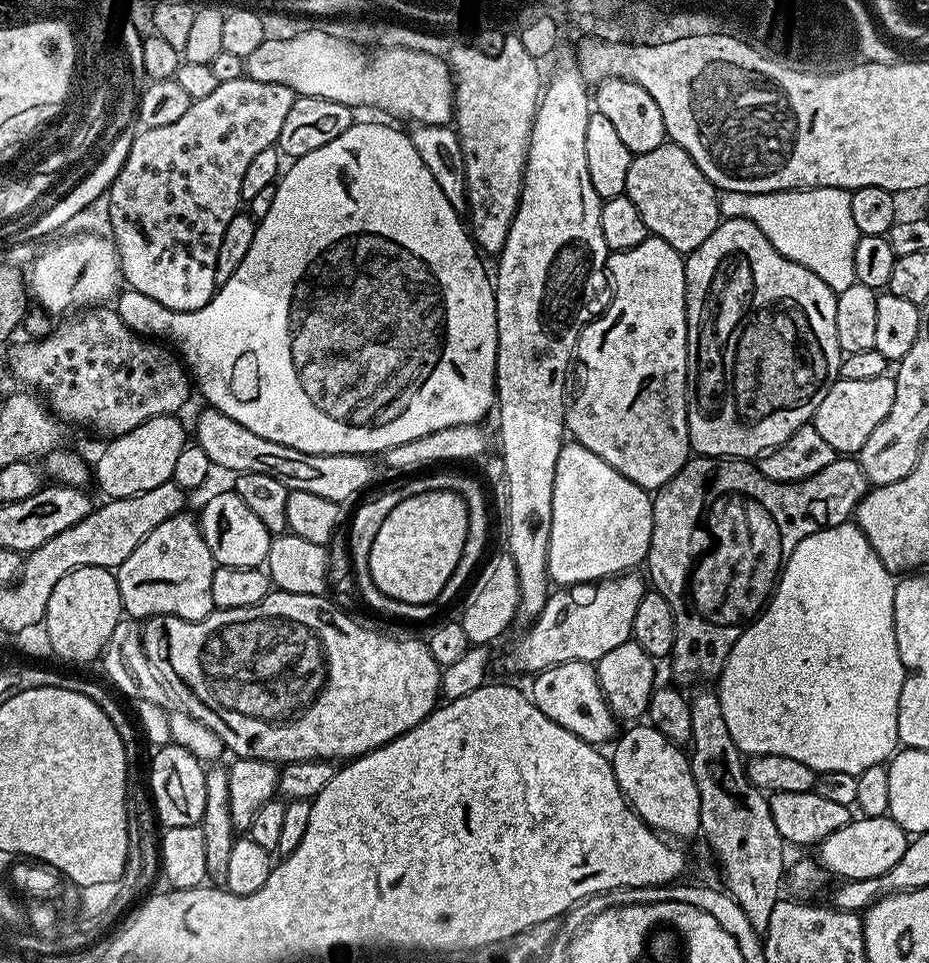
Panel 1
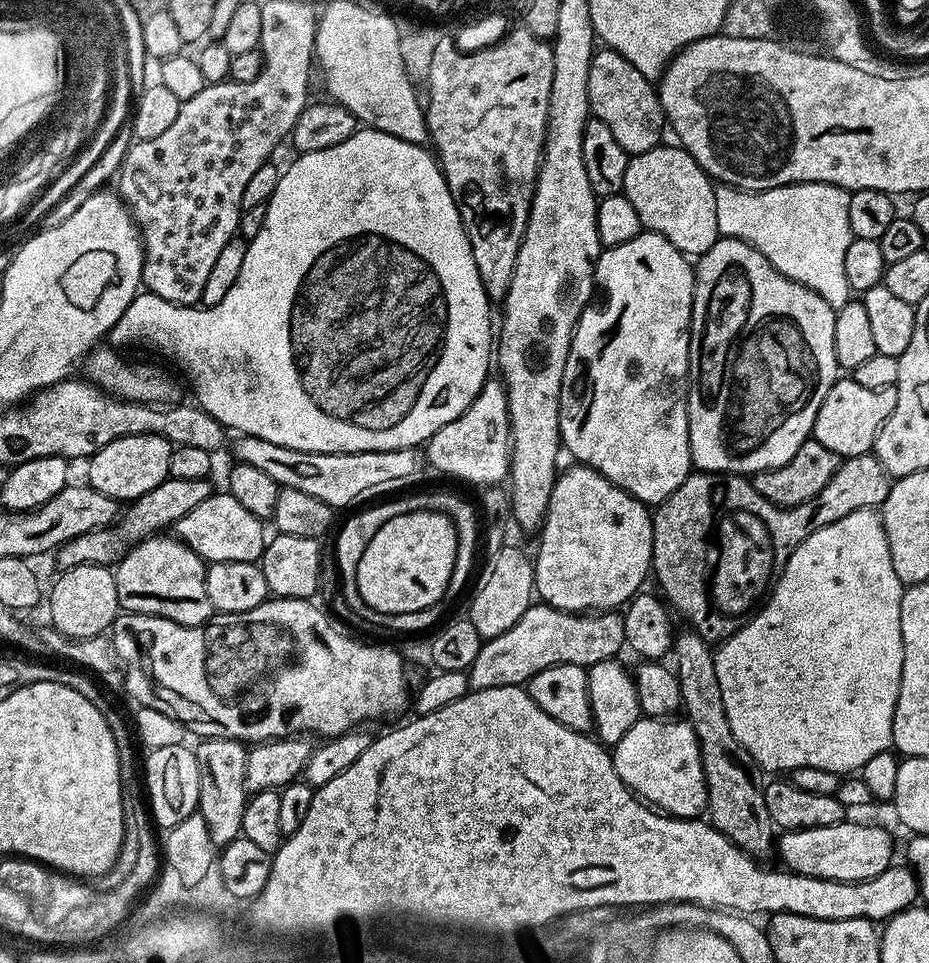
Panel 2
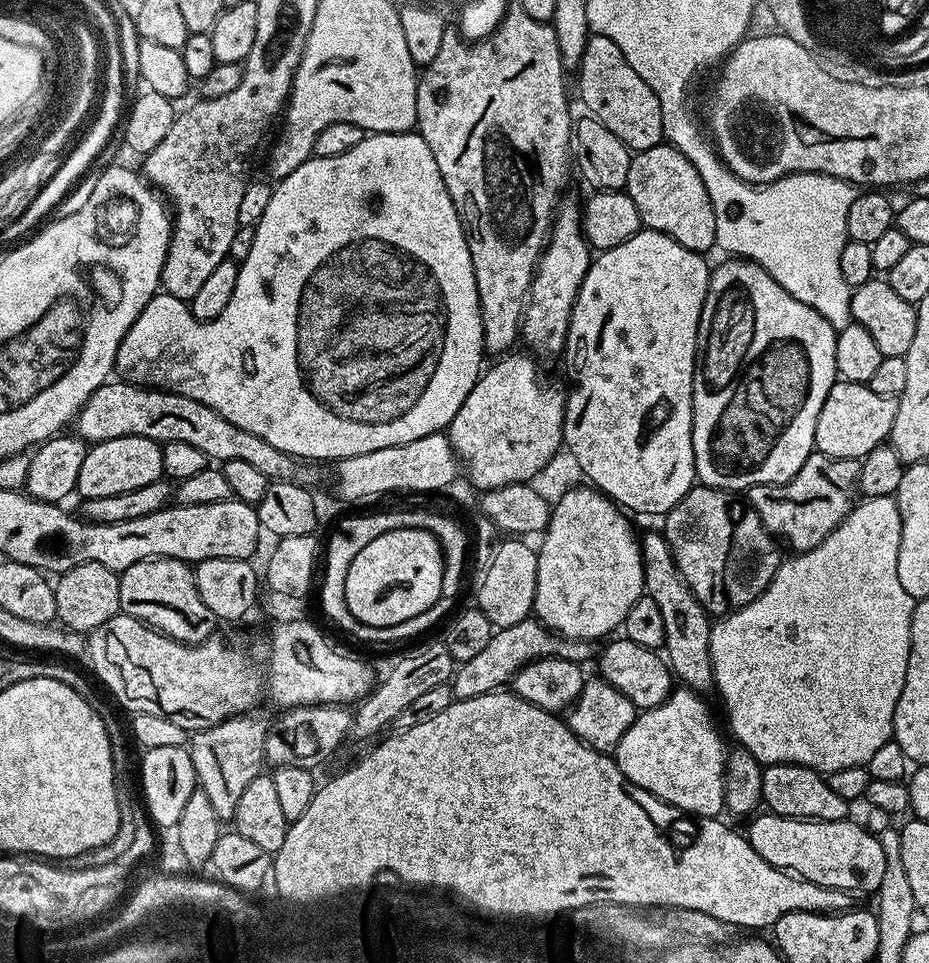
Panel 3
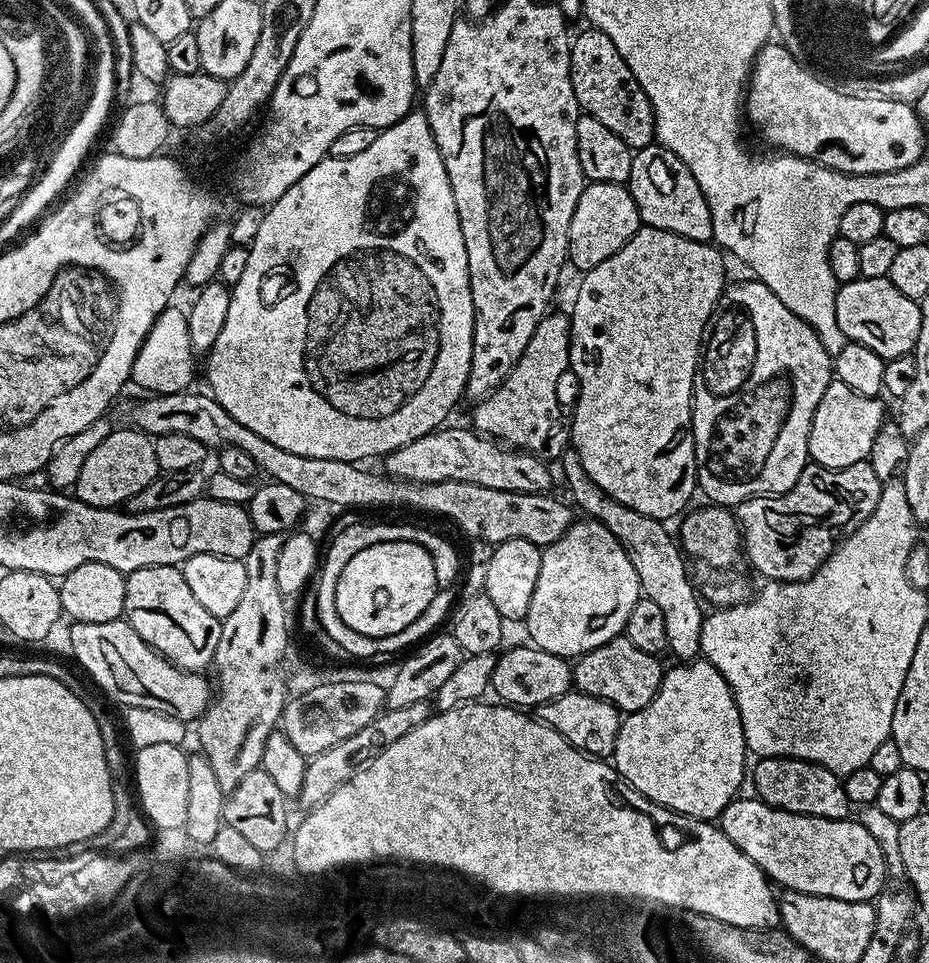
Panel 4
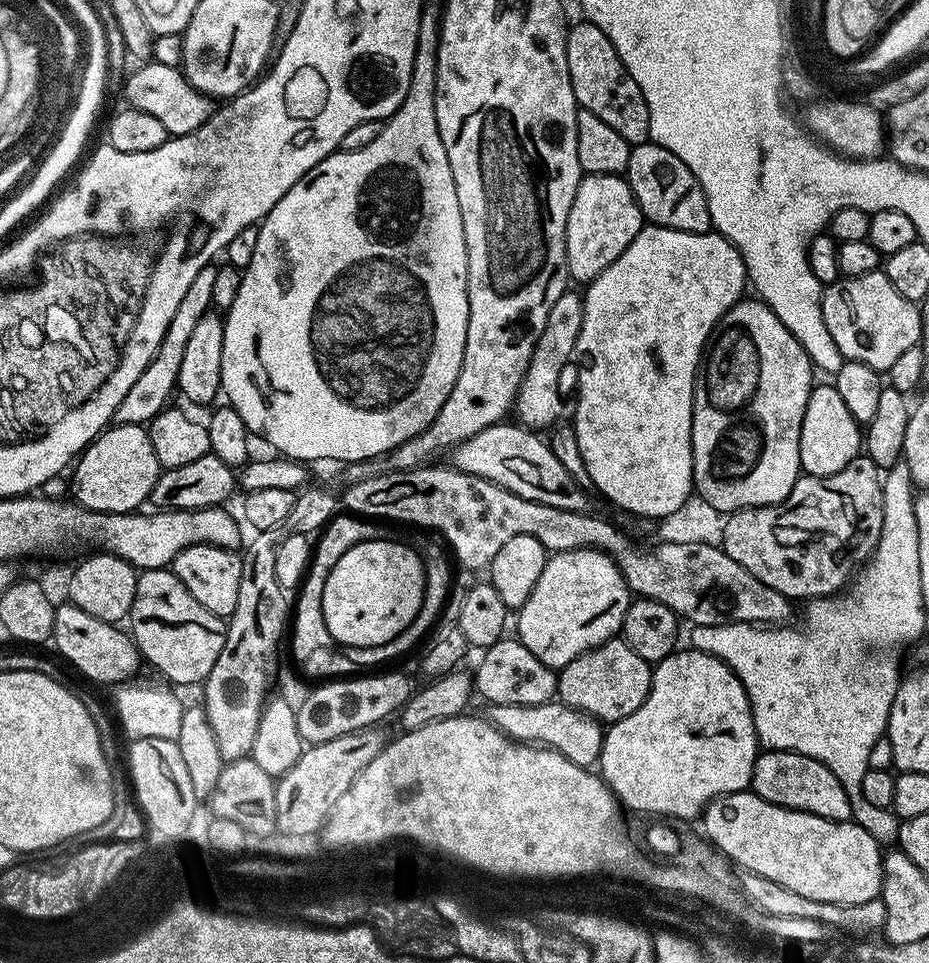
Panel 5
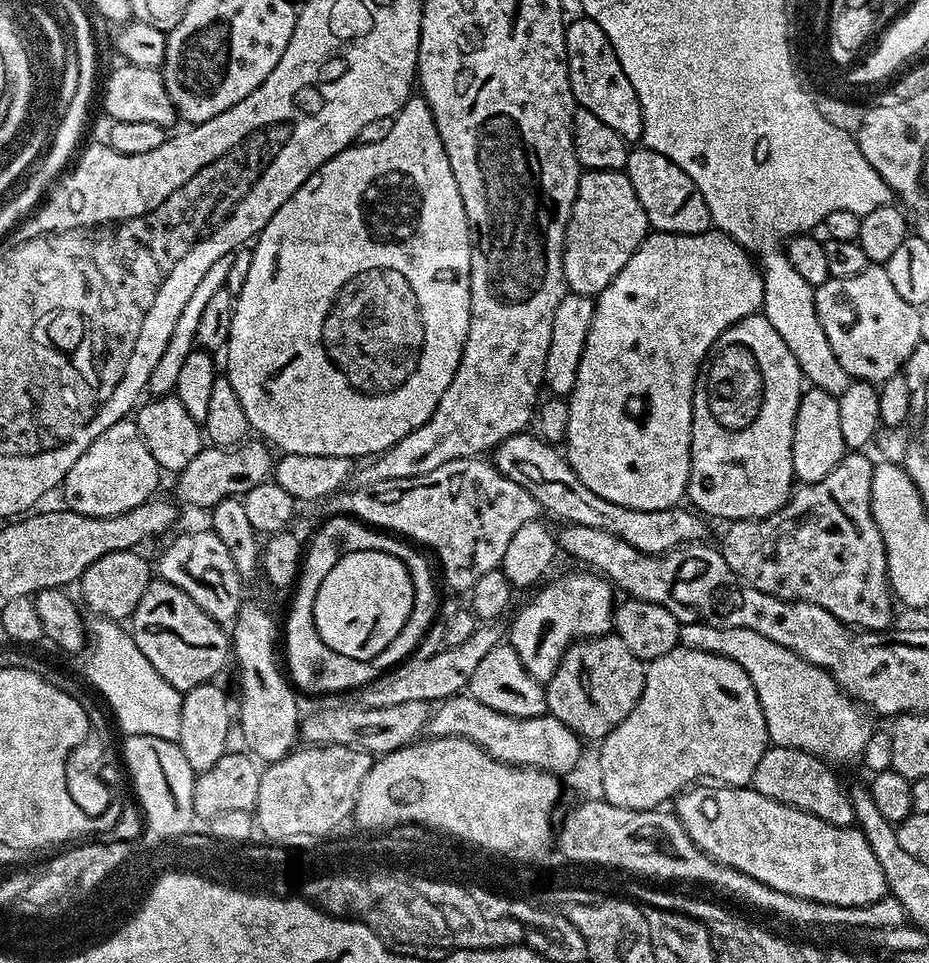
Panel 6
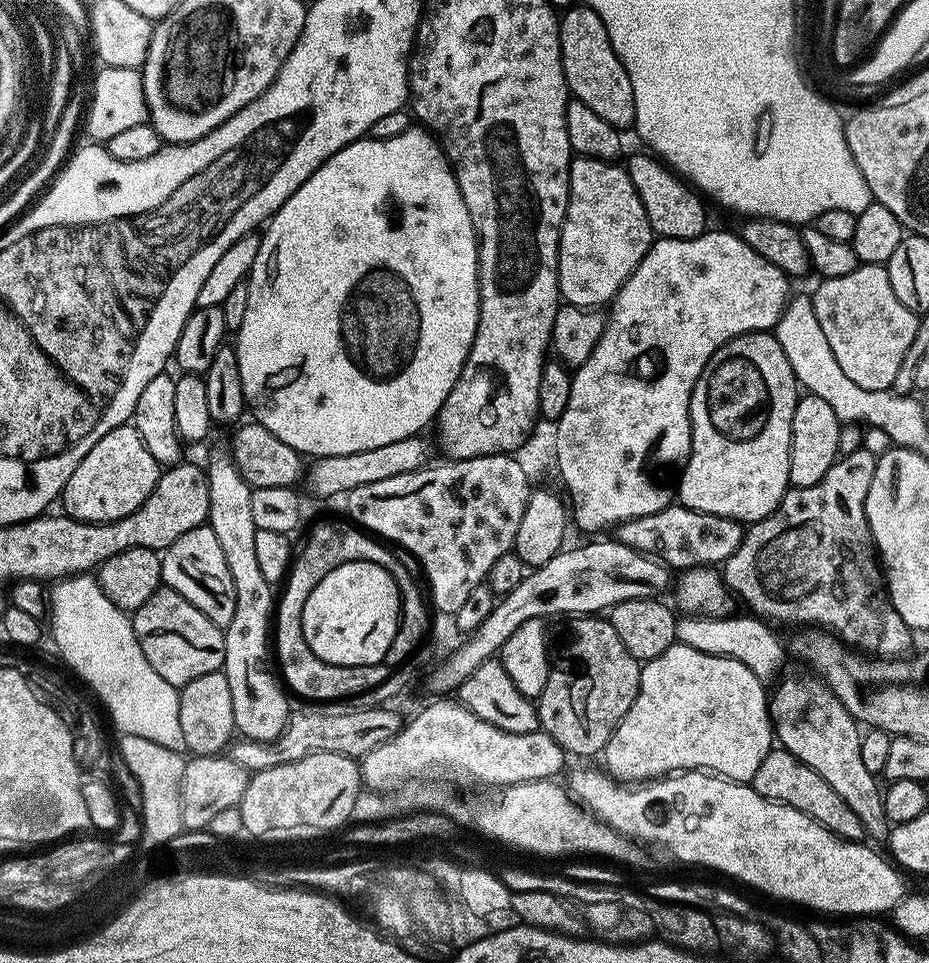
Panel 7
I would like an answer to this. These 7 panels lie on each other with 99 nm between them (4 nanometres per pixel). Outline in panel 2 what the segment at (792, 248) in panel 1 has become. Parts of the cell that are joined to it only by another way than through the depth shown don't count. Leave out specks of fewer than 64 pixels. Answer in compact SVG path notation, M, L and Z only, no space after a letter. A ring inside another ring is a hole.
M787 184L765 192L744 192L741 188L716 188L718 230L721 237L729 236L746 242L774 265L786 278L814 290L834 309L846 306L850 289L846 282L846 246L854 239L848 213L849 193L837 184Z

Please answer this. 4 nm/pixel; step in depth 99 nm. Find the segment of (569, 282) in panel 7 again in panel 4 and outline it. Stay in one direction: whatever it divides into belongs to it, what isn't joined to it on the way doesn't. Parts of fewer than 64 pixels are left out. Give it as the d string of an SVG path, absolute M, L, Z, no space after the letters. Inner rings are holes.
M610 182L585 183L582 194L578 198L578 206L574 206L574 216L570 218L568 231L568 260L581 273L588 272L594 266L606 262L642 227L638 206L631 192L622 184Z

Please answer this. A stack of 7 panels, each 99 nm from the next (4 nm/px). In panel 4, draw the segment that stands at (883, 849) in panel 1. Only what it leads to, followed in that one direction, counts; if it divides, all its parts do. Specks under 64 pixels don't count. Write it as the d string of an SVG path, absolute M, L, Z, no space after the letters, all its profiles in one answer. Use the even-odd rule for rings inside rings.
M737 798L729 802L720 816L718 826L724 831L726 838L730 838L730 842L734 842L734 846L738 846L738 850L742 850L742 854L746 854L746 858L757 864L768 875L768 879L781 889L805 892L808 896L838 898L846 902L872 902L880 895L886 884L882 850L878 850L878 842L870 838L870 830L863 823L855 824L855 819L852 818L827 820L790 814L786 810L763 804L759 798L744 799Z

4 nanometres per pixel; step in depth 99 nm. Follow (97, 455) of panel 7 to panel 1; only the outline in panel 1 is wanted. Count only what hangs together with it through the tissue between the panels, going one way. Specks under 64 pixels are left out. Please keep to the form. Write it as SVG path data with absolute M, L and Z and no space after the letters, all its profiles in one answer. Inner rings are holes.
M179 415L159 416L134 426L121 436L113 436L107 441L104 453L94 460L94 484L105 492L105 497L121 500L127 496L141 496L154 486L172 479L174 465L178 454L182 454L184 445L189 443L190 436L184 433L184 424Z

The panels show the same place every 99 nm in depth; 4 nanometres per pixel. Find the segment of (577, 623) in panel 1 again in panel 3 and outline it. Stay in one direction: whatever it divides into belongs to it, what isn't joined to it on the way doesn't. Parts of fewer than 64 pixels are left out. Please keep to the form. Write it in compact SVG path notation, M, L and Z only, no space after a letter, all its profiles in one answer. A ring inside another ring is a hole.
M529 618L518 622L509 628L501 628L493 631L490 643L479 652L475 658L463 661L455 669L450 681L452 695L455 699L465 700L466 698L478 698L478 694L495 692L511 685L512 679L518 674L518 670L525 668L527 664L532 664L535 660L574 660L585 662L593 659L594 648L587 640L565 640L562 636L557 636L552 629L541 624L535 618Z

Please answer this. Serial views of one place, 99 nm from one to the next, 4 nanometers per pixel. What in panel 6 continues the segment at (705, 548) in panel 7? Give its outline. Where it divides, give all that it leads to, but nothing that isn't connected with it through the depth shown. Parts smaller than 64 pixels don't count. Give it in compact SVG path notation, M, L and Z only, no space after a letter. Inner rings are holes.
M528 435L511 436L502 441L494 449L494 463L503 476L510 478L510 482L518 482L522 490L534 494L547 515L549 512L557 516L564 520L560 522L565 525L594 526L594 530L606 530L606 534L614 534L614 538L622 538L622 542L630 542L634 550L647 556L663 556L665 552L705 539L708 528L704 525L703 515L687 507L684 509L684 506L666 510L634 510L630 506L618 506L618 502L606 502L606 498L594 494L594 490L590 490L590 486L574 474L563 451L557 450L539 435Z

